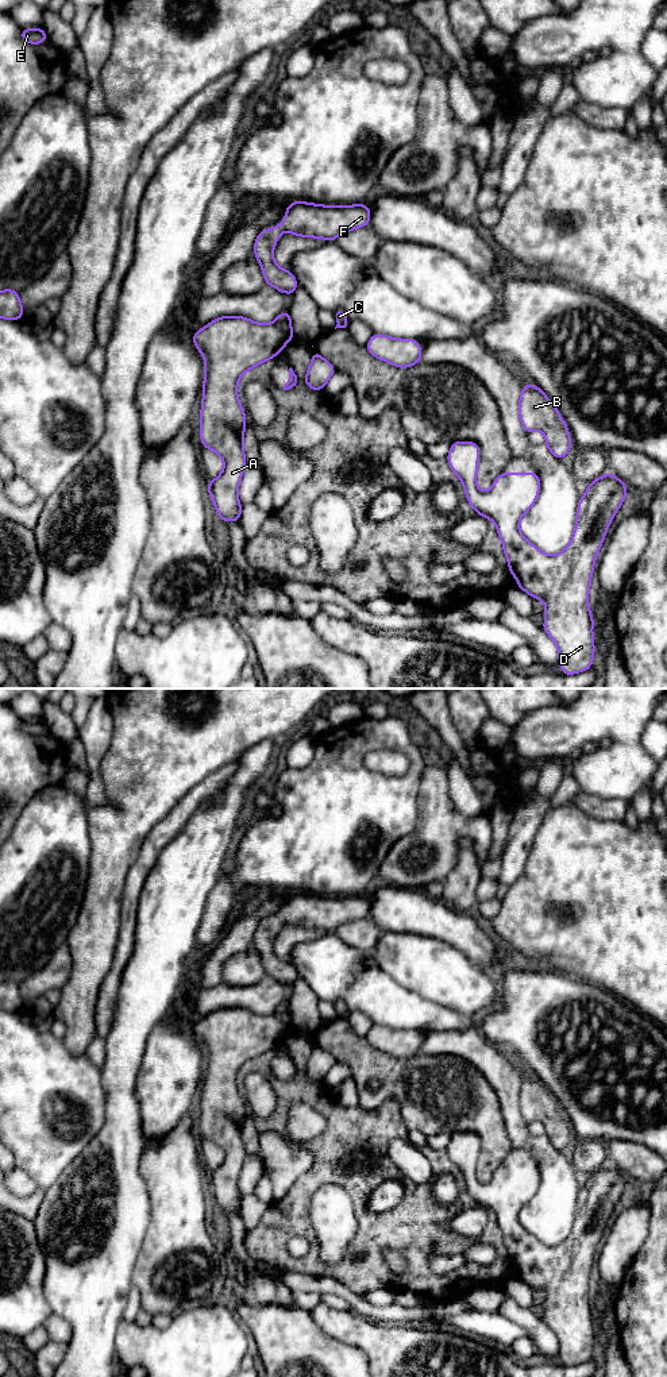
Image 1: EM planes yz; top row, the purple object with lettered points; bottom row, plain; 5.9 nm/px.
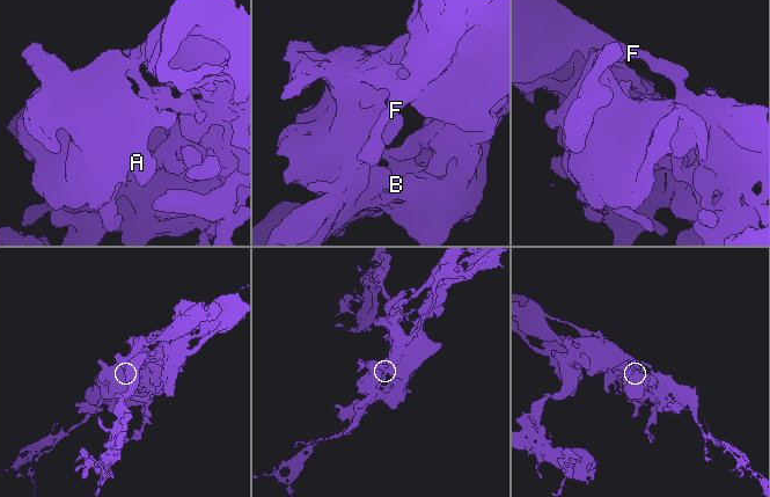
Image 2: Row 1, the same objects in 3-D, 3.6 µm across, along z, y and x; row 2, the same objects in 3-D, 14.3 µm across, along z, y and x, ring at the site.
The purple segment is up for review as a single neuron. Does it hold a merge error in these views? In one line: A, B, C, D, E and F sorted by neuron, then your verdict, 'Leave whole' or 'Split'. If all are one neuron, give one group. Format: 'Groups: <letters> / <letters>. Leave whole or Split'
Groups: A B C D E F. Leave whole

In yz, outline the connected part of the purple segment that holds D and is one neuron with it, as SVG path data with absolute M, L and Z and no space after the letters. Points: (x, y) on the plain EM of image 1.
M455 1133L450 1138L447 1153L463 1174L467 1193L475 1204L496 1214L508 1250L509 1264L516 1268L517 1278L545 1295L543 1322L559 1341L558 1355L560 1364L566 1366L583 1364L591 1359L595 1342L593 1330L594 1308L589 1301L591 1265L608 1219L614 1204L622 1196L629 1177L612 1164L589 1173L587 1183L578 1192L575 1222L570 1235L555 1247L545 1246L529 1234L518 1220L520 1211L539 1188L540 1170L537 1164L501 1164L491 1180L483 1184L475 1173L479 1145L481 1139L477 1134Z

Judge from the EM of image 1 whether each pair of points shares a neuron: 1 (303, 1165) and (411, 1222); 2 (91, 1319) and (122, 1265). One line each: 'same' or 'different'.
1: different
2: same

